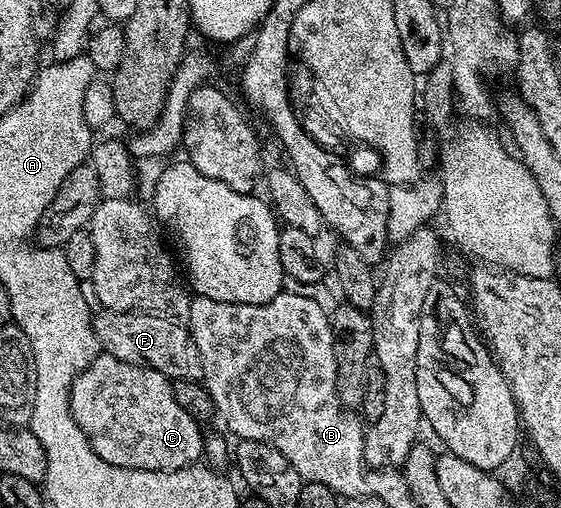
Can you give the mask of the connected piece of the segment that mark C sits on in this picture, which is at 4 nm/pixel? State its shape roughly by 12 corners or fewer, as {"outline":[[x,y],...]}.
{"outline":[[104,352],[69,414],[119,468],[198,465],[202,427],[163,372]]}

